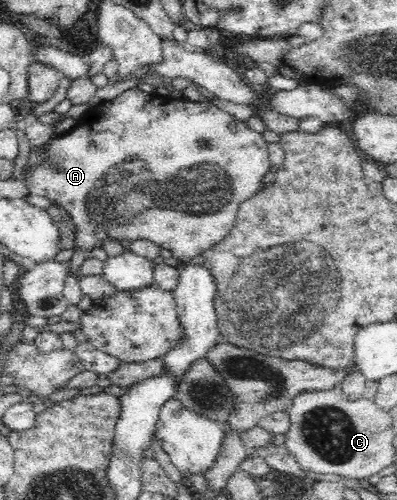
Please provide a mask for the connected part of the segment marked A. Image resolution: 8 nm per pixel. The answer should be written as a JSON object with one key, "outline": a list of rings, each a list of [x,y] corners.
{"outline":[[[138,86],[119,94],[113,100],[105,100],[91,107],[80,116],[77,124],[69,132],[60,137],[51,137],[43,144],[43,147],[45,147],[43,151],[47,149],[45,156],[43,156],[43,162],[37,168],[24,171],[20,175],[20,179],[27,185],[30,194],[45,196],[52,205],[60,206],[72,218],[76,226],[73,249],[81,248],[88,255],[88,252],[93,248],[102,248],[103,240],[107,240],[107,238],[119,240],[119,242],[143,239],[150,240],[162,249],[170,250],[172,256],[179,262],[187,263],[194,256],[199,256],[199,254],[223,240],[235,226],[239,204],[251,198],[262,188],[261,180],[272,166],[268,146],[269,142],[261,133],[253,131],[243,121],[219,109],[216,105],[213,105],[211,100],[193,102],[185,98],[174,99],[163,92],[155,92],[144,86]]]}

